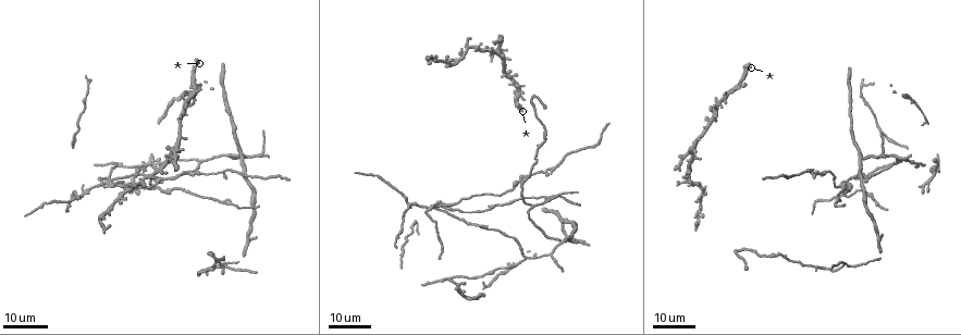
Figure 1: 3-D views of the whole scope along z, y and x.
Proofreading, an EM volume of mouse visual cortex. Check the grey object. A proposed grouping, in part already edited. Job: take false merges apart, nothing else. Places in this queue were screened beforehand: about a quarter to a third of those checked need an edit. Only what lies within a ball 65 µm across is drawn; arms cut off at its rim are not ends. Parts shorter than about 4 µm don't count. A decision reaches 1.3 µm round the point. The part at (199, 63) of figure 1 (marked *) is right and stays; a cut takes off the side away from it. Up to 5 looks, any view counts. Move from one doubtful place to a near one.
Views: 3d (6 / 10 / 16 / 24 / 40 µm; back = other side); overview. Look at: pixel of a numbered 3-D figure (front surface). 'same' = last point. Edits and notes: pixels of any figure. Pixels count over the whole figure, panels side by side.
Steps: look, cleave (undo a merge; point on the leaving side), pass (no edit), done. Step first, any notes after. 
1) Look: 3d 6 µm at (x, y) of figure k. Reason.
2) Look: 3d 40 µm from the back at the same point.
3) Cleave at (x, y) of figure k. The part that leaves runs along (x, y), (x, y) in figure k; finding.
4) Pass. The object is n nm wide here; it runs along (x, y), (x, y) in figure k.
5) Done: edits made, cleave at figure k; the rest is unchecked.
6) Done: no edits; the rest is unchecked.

Look: 3d 16 µm at (550, 254) of figure 1. Three-way junction.

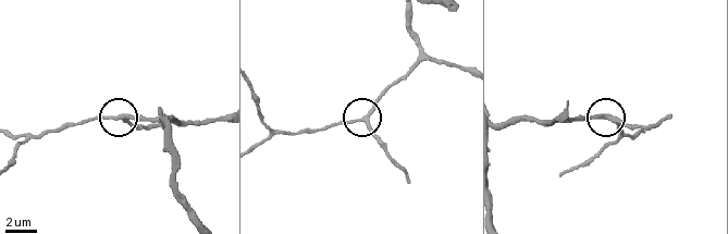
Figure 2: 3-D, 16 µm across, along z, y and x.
Look: 3d 10 µm at (364, 117) of figure 2.

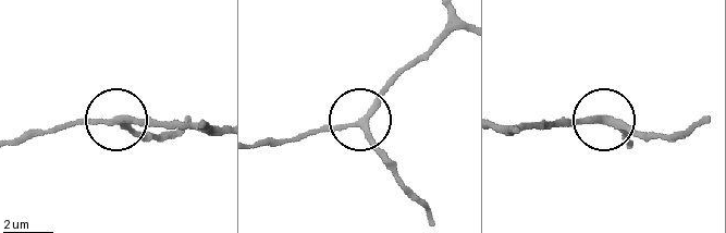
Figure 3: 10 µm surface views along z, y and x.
Pass. It runs along (451, 16), (444, 36), (359, 119), (392, 158) in figure 3; one cell here.

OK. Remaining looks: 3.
Look: 3d 16 µm at (863, 159) of figure 1. Branch point.

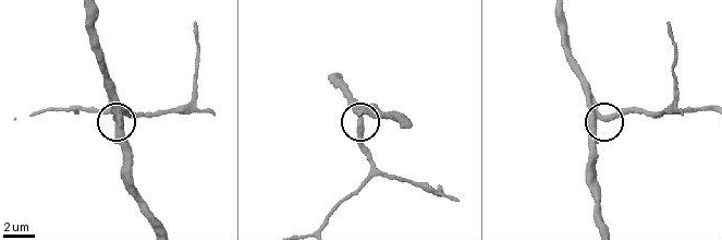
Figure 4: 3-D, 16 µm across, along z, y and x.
Look: 3d 10 µm at (605, 116) of figure 4.

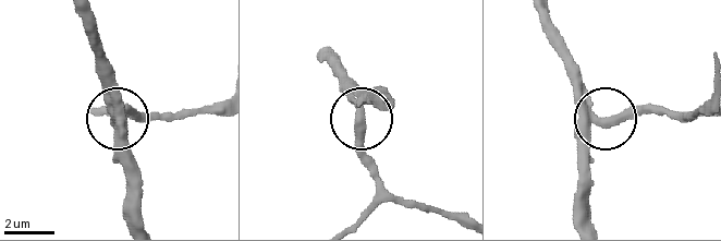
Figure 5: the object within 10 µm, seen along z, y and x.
Pass. The side arm is 30 µm long; 3 arms meet here; continuous, no second cell.

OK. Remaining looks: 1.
Done: no edits; the rest is unchecked.

